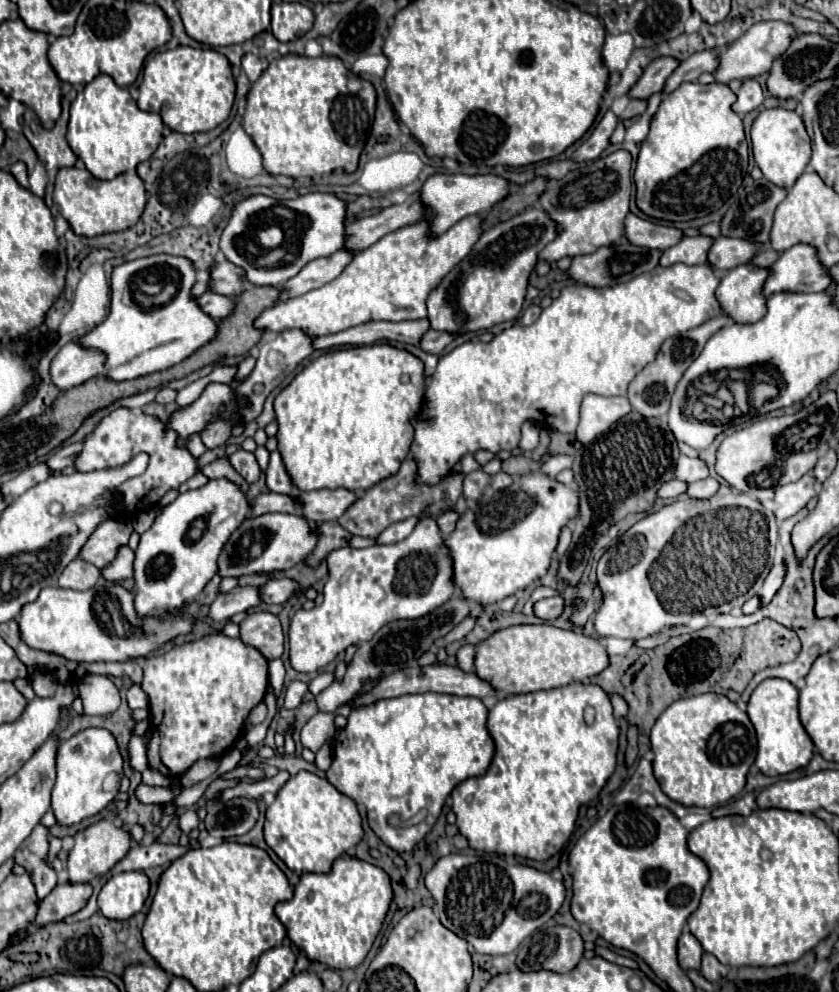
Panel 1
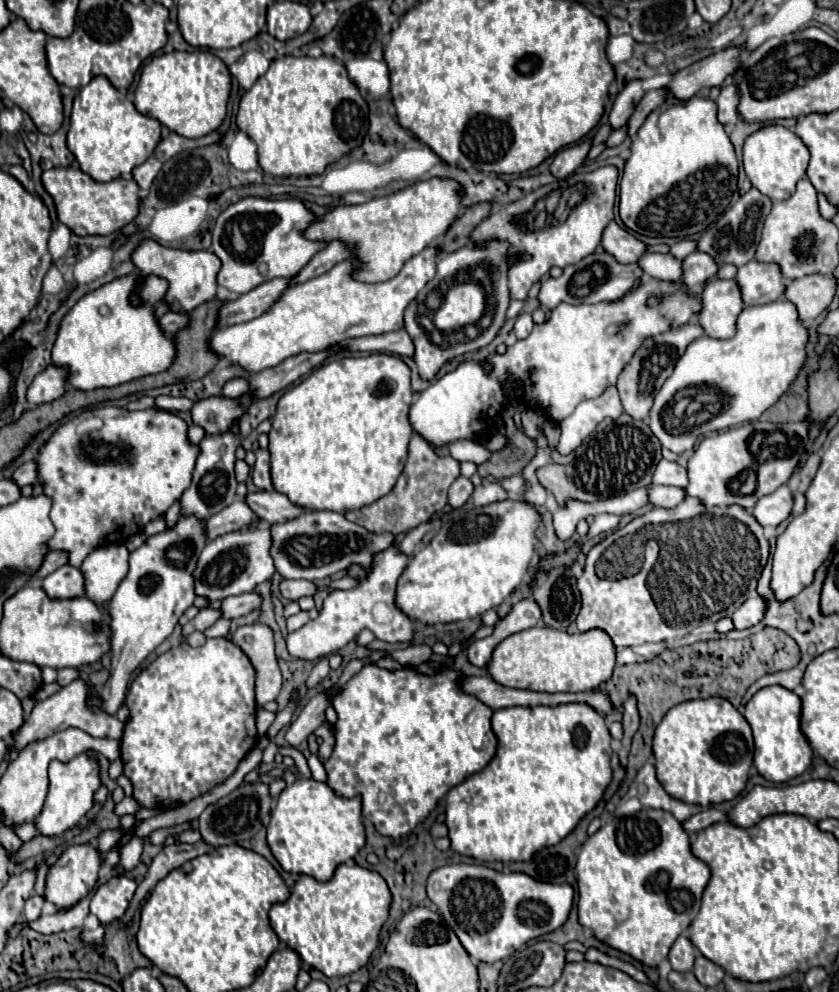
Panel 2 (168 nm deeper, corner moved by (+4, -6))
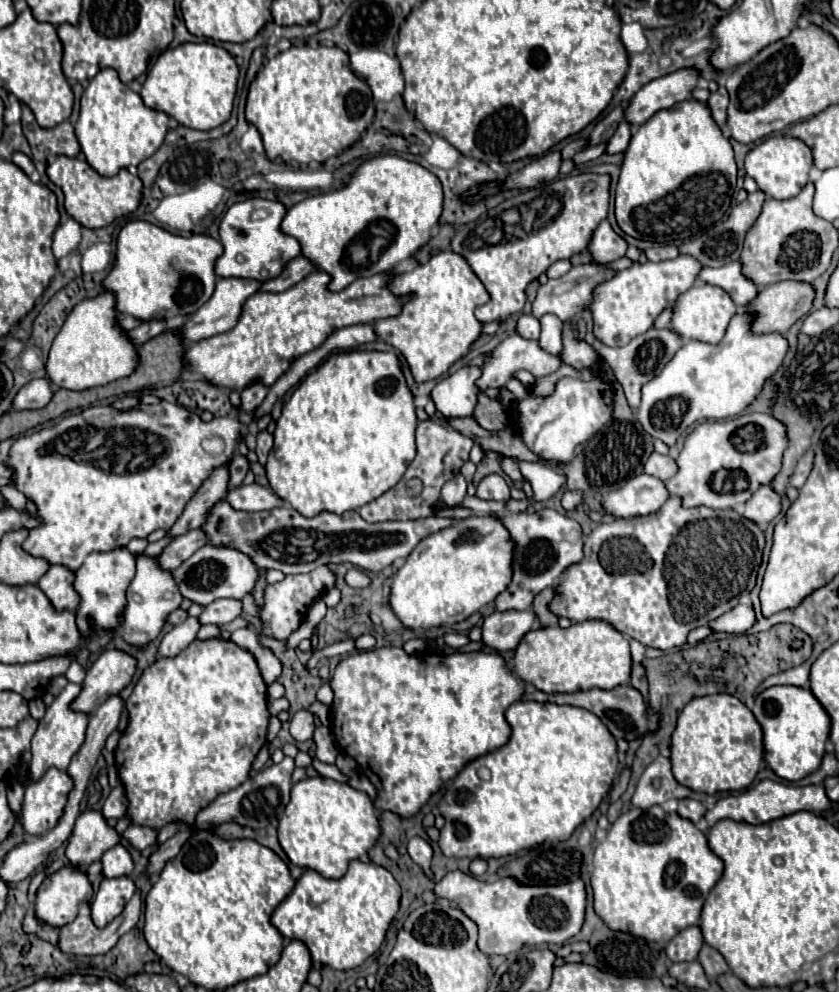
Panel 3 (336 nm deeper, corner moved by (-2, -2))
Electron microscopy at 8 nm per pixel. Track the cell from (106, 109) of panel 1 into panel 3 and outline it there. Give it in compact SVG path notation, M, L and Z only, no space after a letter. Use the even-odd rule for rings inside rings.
M112 68L100 70L82 94L82 114L76 122L76 136L88 164L100 176L116 176L118 170L138 166L150 158L164 142L168 132L168 114L144 106L140 94L120 82Z

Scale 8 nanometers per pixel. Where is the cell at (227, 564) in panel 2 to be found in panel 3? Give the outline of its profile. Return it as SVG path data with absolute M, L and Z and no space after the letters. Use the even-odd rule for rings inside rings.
M206 544L188 560L184 560L174 570L174 576L178 576L178 588L184 598L206 606L220 598L244 598L246 594L250 594L260 578L260 568L252 562L250 556L238 552L236 548Z

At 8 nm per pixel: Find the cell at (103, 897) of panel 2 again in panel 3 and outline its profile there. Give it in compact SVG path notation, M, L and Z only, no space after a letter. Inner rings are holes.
M130 876L122 878L104 878L100 890L90 906L92 920L98 928L104 928L110 920L114 920L126 906L126 902L134 894L134 882Z

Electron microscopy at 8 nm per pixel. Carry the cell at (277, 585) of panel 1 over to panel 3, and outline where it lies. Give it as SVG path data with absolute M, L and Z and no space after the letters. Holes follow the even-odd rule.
M226 598L226 600L216 600L214 604L208 604L198 620L202 624L224 626L224 624L232 622L240 614L242 614L242 602L234 600L234 598Z

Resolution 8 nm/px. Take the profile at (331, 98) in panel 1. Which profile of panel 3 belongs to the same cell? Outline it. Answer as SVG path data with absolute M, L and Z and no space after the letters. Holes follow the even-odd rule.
M292 46L290 50L276 54L250 84L246 102L246 120L258 128L266 148L266 156L270 160L282 158L282 162L298 162L300 166L306 166L310 162L324 162L330 156L342 154L360 138L360 134L370 126L372 118L372 92L368 84L356 78L350 70L348 54L344 54L336 46Z

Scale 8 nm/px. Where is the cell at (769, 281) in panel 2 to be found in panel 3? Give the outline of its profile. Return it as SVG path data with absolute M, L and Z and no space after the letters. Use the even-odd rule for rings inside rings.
M742 262L726 264L726 268L702 268L702 272L698 274L698 280L720 286L726 292L730 292L736 306L748 306L748 302L752 302L760 292L754 280L750 280L742 272Z

